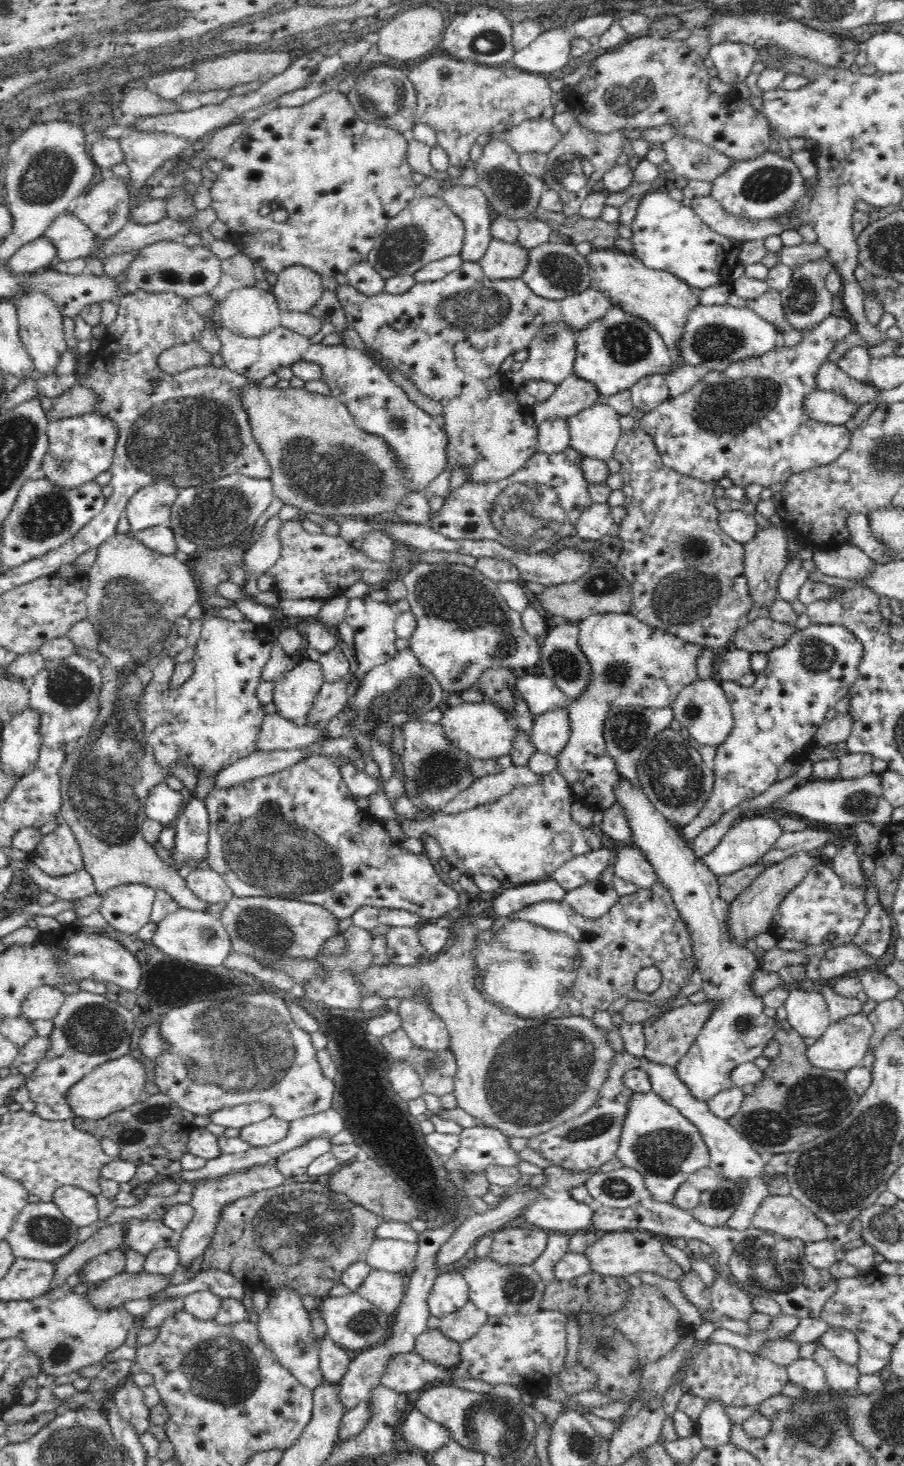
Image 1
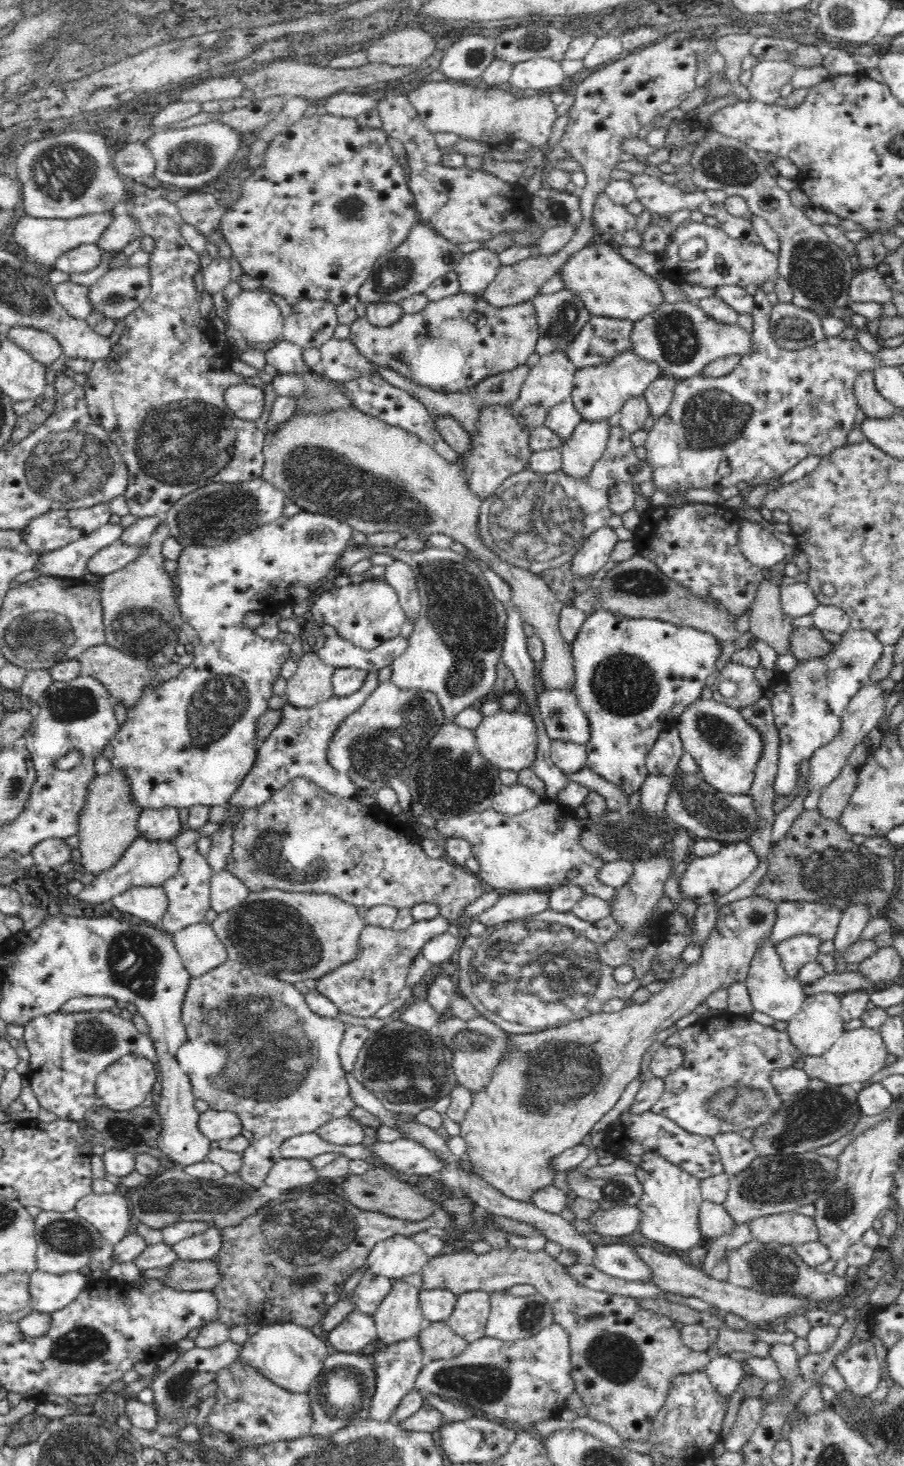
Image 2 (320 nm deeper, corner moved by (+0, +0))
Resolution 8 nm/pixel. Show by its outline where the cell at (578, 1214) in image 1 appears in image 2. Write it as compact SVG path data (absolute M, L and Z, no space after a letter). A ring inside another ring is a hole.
M638 1206L599 1209L588 1221L600 1236L628 1236L640 1229L643 1212Z

